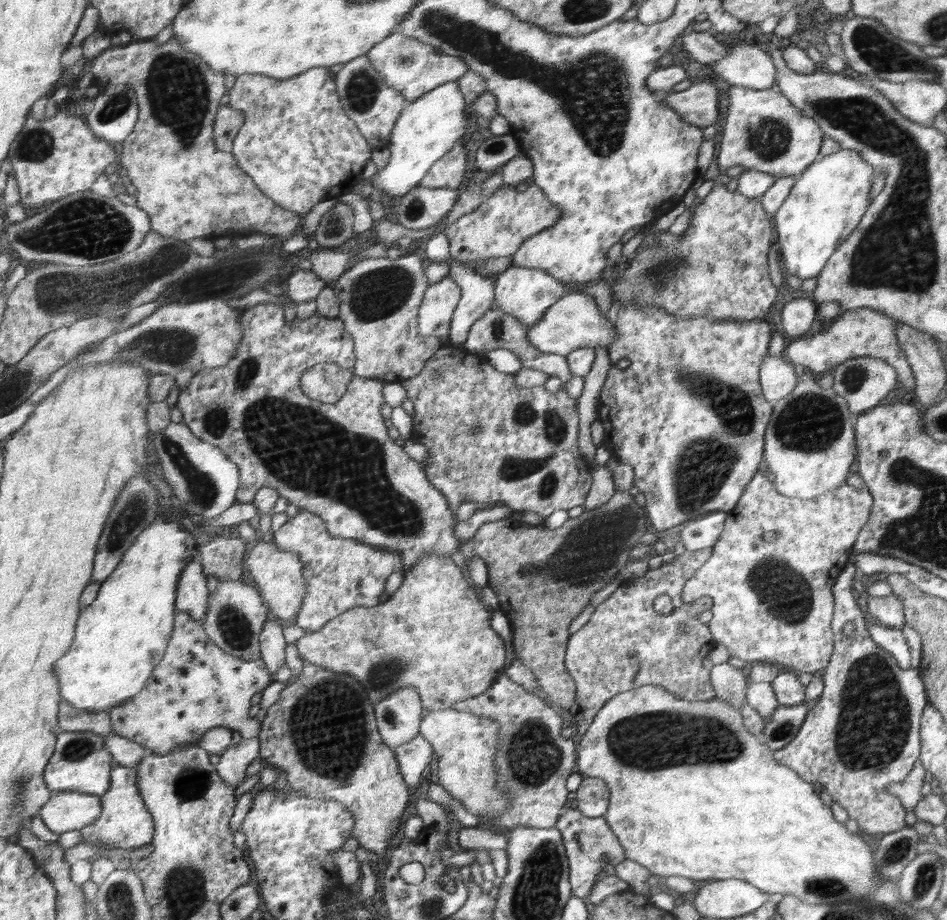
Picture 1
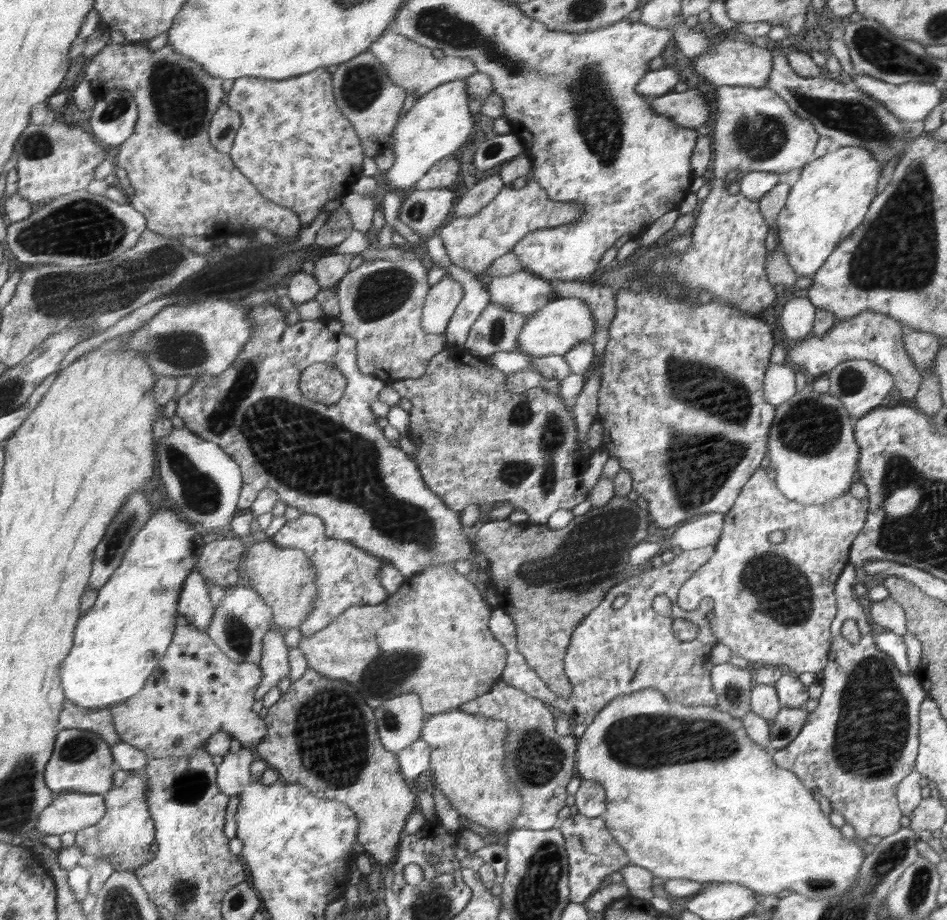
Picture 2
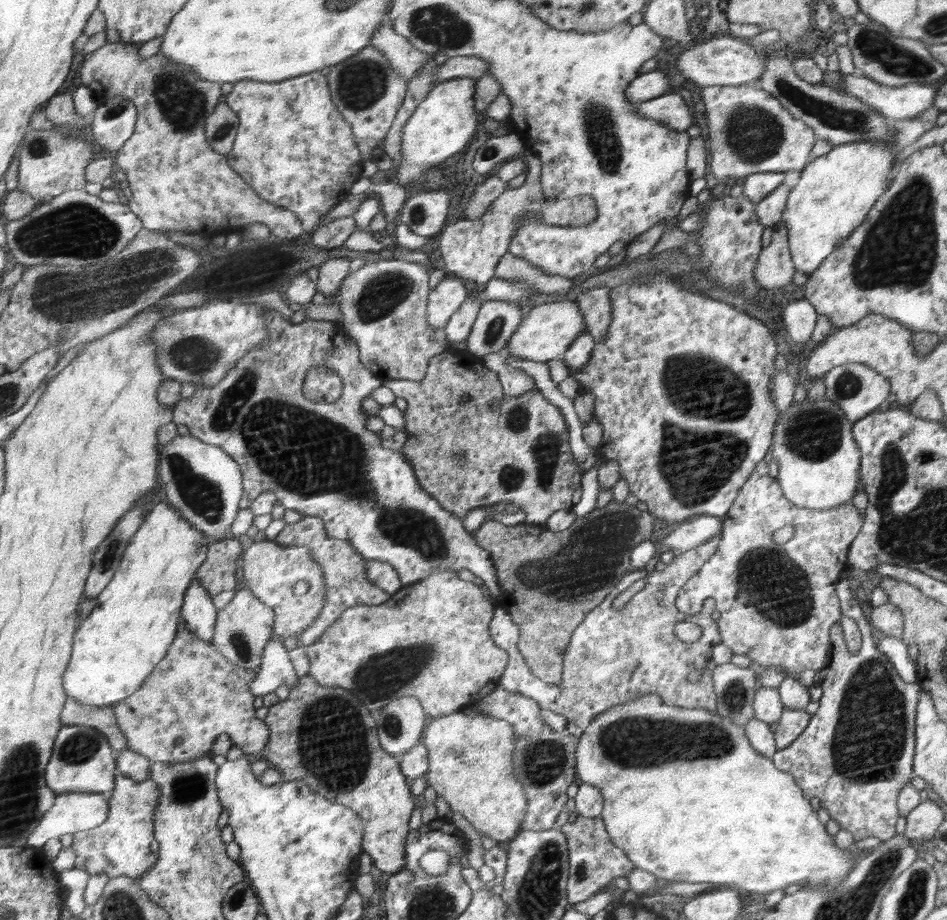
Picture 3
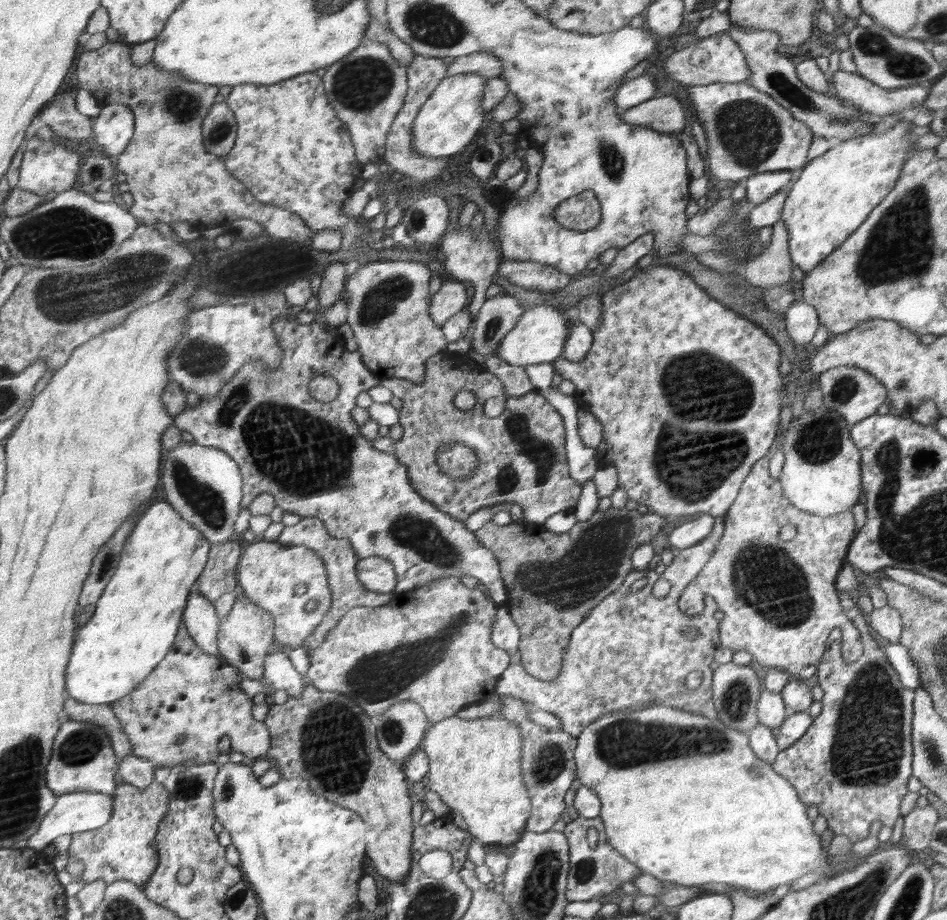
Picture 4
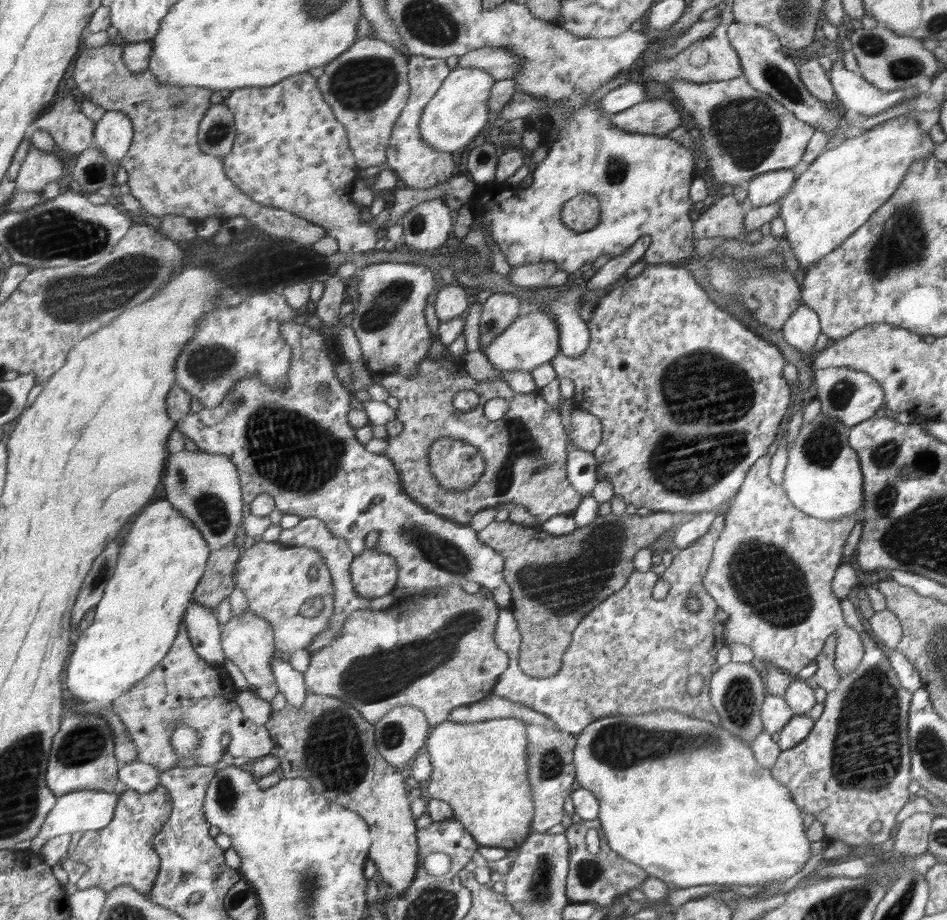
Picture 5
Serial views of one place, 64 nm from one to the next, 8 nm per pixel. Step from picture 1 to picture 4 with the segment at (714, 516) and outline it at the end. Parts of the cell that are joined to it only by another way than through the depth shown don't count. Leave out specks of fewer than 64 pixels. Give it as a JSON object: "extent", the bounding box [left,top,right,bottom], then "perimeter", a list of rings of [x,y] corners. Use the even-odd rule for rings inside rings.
{"extent":[668,513,712,550],"perimeter":[[[700,513],[695,519],[677,523],[676,528],[668,537],[668,547],[684,550],[698,544],[712,532],[712,520],[711,514]]]}

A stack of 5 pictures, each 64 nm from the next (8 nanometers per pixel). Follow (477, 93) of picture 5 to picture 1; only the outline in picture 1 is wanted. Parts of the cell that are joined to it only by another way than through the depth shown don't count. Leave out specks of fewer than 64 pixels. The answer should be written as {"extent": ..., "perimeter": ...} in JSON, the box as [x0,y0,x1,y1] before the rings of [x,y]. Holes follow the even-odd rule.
{"extent":[370,81,466,201],"perimeter":[[[452,81],[437,86],[430,93],[408,104],[391,132],[390,144],[387,146],[390,150],[390,161],[384,169],[378,170],[370,178],[372,186],[384,190],[385,194],[396,201],[418,186],[430,172],[431,166],[454,149],[462,136],[466,136],[464,100],[459,83]]]}

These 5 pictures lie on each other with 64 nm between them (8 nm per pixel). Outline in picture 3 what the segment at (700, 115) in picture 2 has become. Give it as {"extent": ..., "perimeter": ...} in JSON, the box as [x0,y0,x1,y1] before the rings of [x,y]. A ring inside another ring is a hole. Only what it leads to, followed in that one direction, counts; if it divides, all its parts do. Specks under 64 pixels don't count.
{"extent":[638,92,692,131],"perimeter":[[[667,92],[665,95],[639,104],[638,113],[644,118],[651,118],[670,126],[672,130],[686,131],[692,126],[690,108],[682,104],[680,94]]]}

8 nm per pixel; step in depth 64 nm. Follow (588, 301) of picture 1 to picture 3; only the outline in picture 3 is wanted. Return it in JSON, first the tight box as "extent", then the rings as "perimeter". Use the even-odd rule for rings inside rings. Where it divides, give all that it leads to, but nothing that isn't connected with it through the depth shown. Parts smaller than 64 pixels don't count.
{"extent":[503,300,588,363],"perimeter":[[[576,300],[542,304],[528,312],[528,316],[522,320],[522,324],[514,332],[512,340],[505,346],[503,353],[510,357],[546,363],[561,358],[574,344],[576,338],[584,333],[588,333],[588,330]]]}

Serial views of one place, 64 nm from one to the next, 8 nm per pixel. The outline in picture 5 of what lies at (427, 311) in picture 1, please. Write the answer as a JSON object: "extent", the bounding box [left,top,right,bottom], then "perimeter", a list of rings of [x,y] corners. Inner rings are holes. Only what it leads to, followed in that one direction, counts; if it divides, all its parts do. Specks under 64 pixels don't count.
{"extent":[433,280,468,324],"perimeter":[[[444,280],[442,288],[434,296],[433,316],[437,324],[452,321],[468,308],[468,296],[463,285]]]}

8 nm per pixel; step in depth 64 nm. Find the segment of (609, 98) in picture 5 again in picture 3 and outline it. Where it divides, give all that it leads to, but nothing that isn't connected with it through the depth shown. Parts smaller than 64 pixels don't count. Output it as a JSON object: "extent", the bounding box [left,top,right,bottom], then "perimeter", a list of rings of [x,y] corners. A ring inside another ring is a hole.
{"extent":[624,69,668,104],"perimeter":[[[655,69],[632,80],[626,87],[624,95],[626,95],[626,99],[630,103],[640,104],[666,94],[668,84],[668,75],[664,71]]]}

